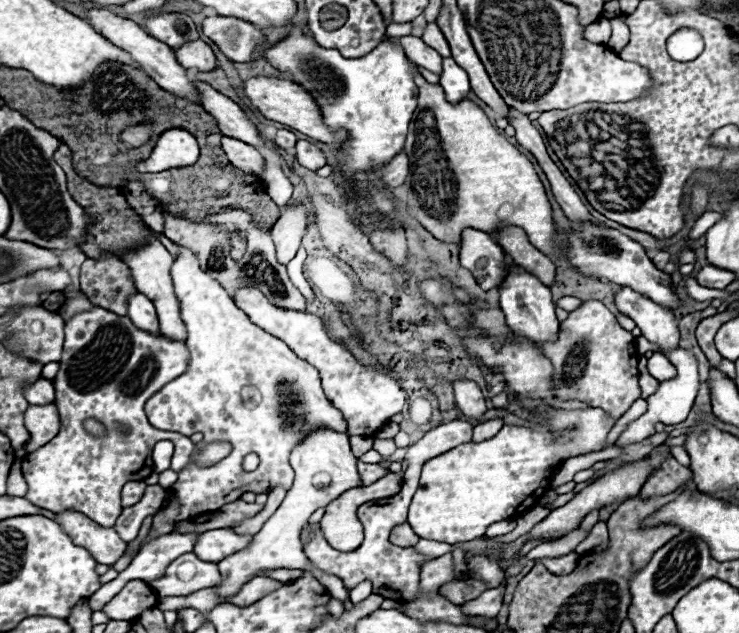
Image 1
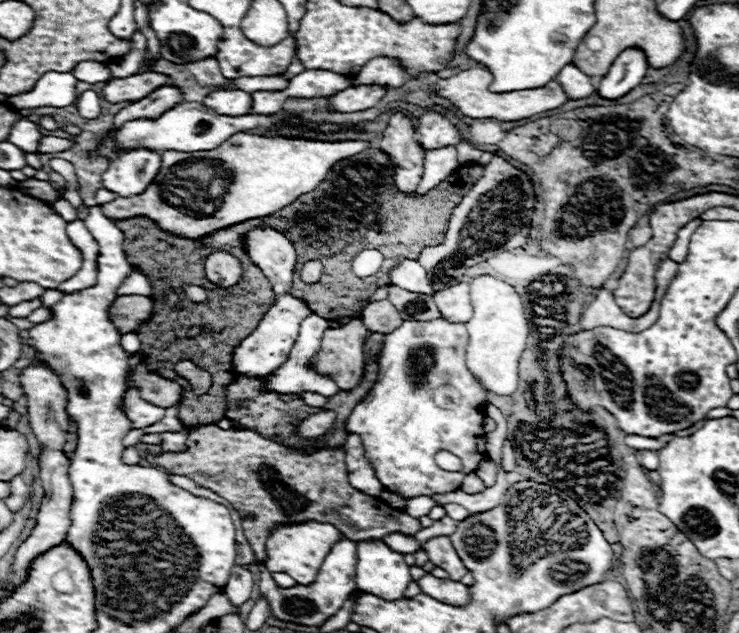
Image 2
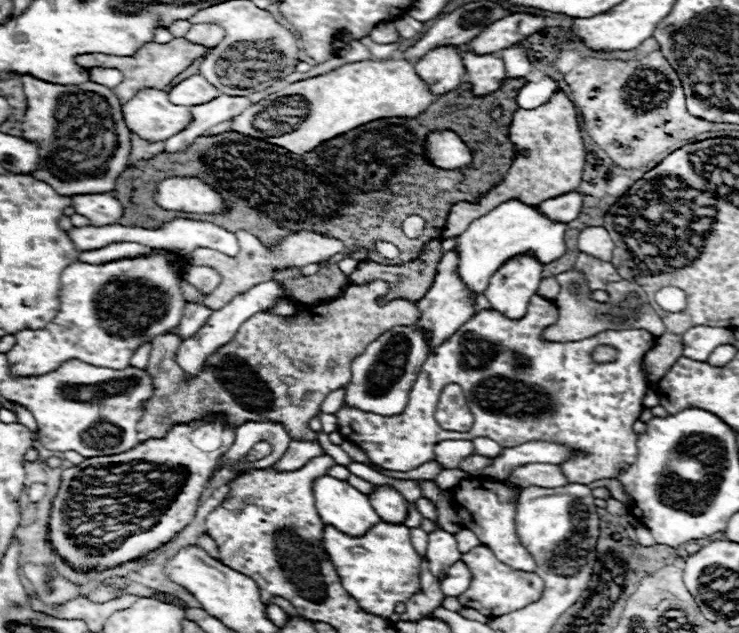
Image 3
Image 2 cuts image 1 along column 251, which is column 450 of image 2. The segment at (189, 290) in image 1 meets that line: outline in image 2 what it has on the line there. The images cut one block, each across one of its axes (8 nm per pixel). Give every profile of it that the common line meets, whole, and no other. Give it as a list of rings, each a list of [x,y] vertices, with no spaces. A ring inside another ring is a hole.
[[[442,316],[428,322],[404,320],[400,328],[386,334],[376,384],[346,422],[348,432],[360,434],[366,458],[372,462],[384,488],[404,494],[406,498],[454,492],[462,486],[464,476],[476,472],[478,462],[486,456],[484,430],[480,426],[486,416],[486,388],[466,368],[466,344],[466,326],[454,324]],[[418,350],[432,350],[434,358],[432,366],[420,376],[412,360]],[[440,450],[458,456],[462,460],[462,470],[440,470],[434,462]]]

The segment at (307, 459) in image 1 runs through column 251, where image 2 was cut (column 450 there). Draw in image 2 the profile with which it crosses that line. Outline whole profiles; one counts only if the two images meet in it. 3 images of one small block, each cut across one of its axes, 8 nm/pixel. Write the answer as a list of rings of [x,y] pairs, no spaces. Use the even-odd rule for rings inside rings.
[[[438,536],[438,538],[430,538],[428,542],[424,542],[420,548],[426,550],[428,554],[428,560],[438,566],[438,568],[444,568],[448,572],[448,578],[452,580],[462,580],[462,576],[468,572],[462,564],[462,560],[458,558],[456,550],[452,548],[452,542],[450,538],[446,536]]]

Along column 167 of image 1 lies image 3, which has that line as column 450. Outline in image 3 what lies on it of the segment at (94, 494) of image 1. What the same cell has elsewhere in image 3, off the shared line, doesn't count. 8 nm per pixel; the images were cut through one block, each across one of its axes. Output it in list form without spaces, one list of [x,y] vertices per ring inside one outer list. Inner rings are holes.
[[[532,296],[528,312],[520,320],[510,320],[496,310],[482,310],[474,314],[466,324],[458,328],[454,336],[450,336],[444,344],[436,348],[434,354],[426,358],[422,364],[418,378],[410,390],[408,406],[402,414],[396,416],[378,416],[372,412],[362,412],[358,408],[342,406],[336,412],[338,418],[338,432],[348,440],[360,446],[372,464],[394,470],[394,472],[408,472],[424,462],[435,461],[434,444],[438,440],[474,440],[478,436],[488,436],[496,442],[506,446],[518,446],[530,440],[548,440],[566,444],[572,448],[580,448],[588,452],[586,458],[574,458],[570,462],[560,464],[562,472],[570,482],[576,484],[590,484],[600,478],[612,478],[620,466],[632,464],[638,456],[638,434],[632,430],[632,424],[638,420],[640,412],[644,410],[642,400],[648,390],[646,372],[642,370],[642,358],[648,348],[656,342],[656,336],[646,330],[606,330],[592,338],[580,342],[542,342],[540,334],[548,324],[558,320],[558,306],[552,300],[542,296]],[[600,344],[608,344],[618,350],[618,358],[608,364],[594,364],[592,350]],[[448,384],[458,384],[464,394],[468,396],[470,410],[474,414],[474,424],[470,432],[448,432],[438,426],[434,420],[434,410],[440,398],[440,392]]]

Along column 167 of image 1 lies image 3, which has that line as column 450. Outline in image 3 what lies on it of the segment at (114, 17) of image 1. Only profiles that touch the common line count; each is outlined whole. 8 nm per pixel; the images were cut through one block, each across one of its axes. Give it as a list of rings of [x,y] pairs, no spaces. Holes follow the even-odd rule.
[[[440,46],[426,52],[418,62],[414,62],[414,68],[434,94],[450,92],[466,76],[466,68],[456,46]]]

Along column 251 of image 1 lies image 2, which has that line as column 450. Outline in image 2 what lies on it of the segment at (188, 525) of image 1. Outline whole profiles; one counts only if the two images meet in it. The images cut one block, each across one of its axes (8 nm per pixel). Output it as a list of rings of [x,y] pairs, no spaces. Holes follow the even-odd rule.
[[[446,504],[444,510],[446,510],[446,514],[448,514],[452,520],[456,520],[456,522],[466,520],[466,518],[470,516],[470,512],[468,512],[464,506],[458,506],[458,504]]]

